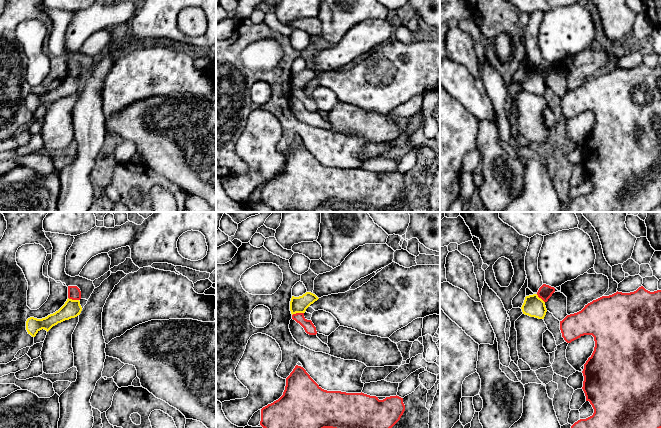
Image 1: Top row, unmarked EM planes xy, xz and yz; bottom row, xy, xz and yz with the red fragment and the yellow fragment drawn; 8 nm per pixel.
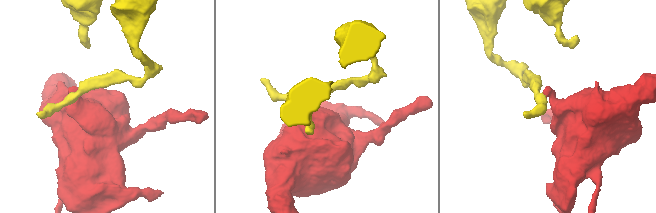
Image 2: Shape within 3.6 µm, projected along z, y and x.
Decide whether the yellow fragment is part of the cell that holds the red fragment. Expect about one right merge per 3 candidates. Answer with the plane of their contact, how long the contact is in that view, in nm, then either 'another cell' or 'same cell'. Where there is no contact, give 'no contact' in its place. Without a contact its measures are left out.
contact in xz; length 100 nm; another cell

